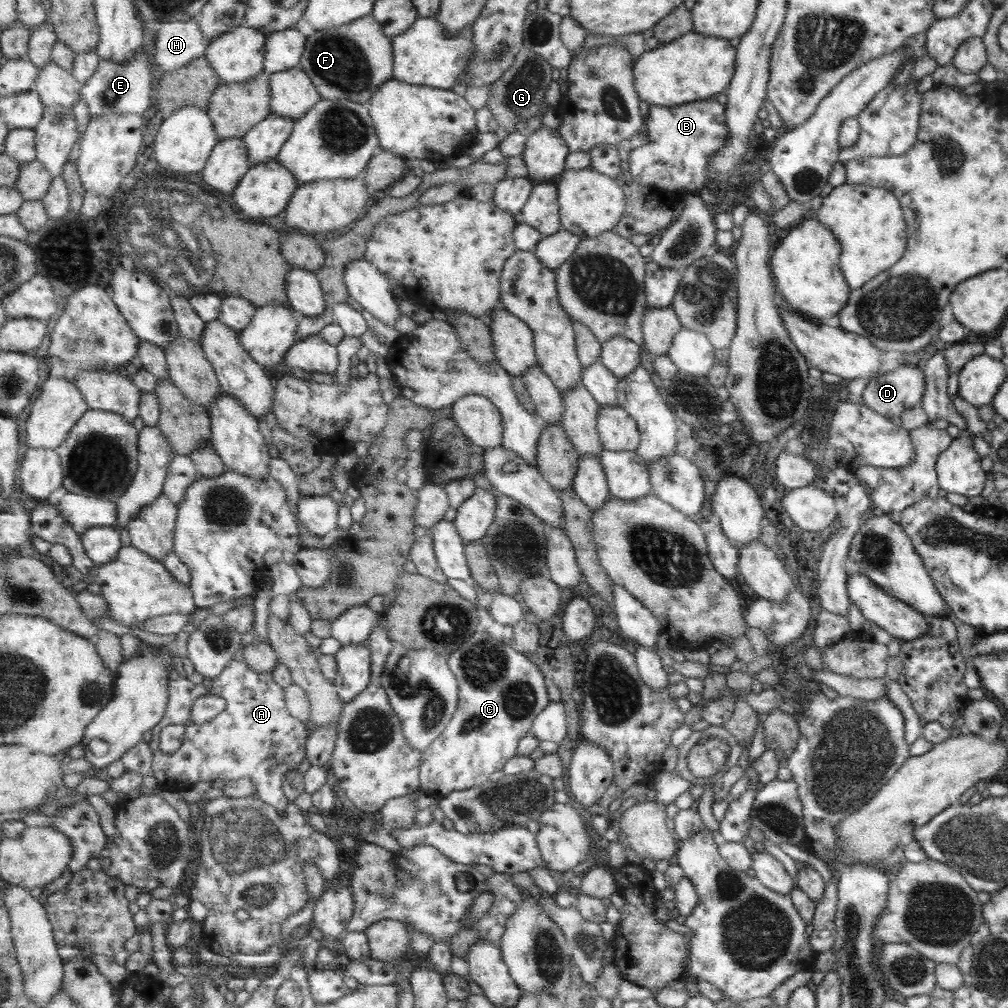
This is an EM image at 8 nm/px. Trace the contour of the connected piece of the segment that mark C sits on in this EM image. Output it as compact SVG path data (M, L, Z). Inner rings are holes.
M477 631L461 648L450 654L448 662L460 686L459 706L443 734L422 752L420 788L429 796L446 797L456 790L467 790L488 783L493 772L503 771L507 761L518 755L522 738L531 734L538 714L551 702L541 669L525 653L517 650L519 648L513 648L510 642L503 643L488 632Z

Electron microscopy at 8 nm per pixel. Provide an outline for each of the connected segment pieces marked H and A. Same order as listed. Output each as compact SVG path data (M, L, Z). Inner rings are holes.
M197 18L171 21L157 26L152 63L170 73L206 55L209 42Z
M233 660L227 665L227 669L217 678L217 696L222 696L228 702L227 708L205 724L197 724L192 720L191 709L197 698L203 695L209 695L209 690L203 684L193 684L187 680L186 676L171 674L170 701L163 720L152 730L150 740L151 748L154 752L153 770L158 780L158 786L162 790L181 790L189 788L197 782L213 782L222 778L224 781L237 780L238 778L249 777L258 788L257 794L276 806L279 810L285 810L290 804L287 796L283 794L283 780L285 774L299 768L299 764L306 758L308 747L308 738L312 730L311 724L306 724L302 720L295 718L290 713L286 705L286 690L275 681L271 673L259 673L253 671L245 662ZM169 724L185 725L182 745L174 753L165 753L157 747L158 736L161 730Z

